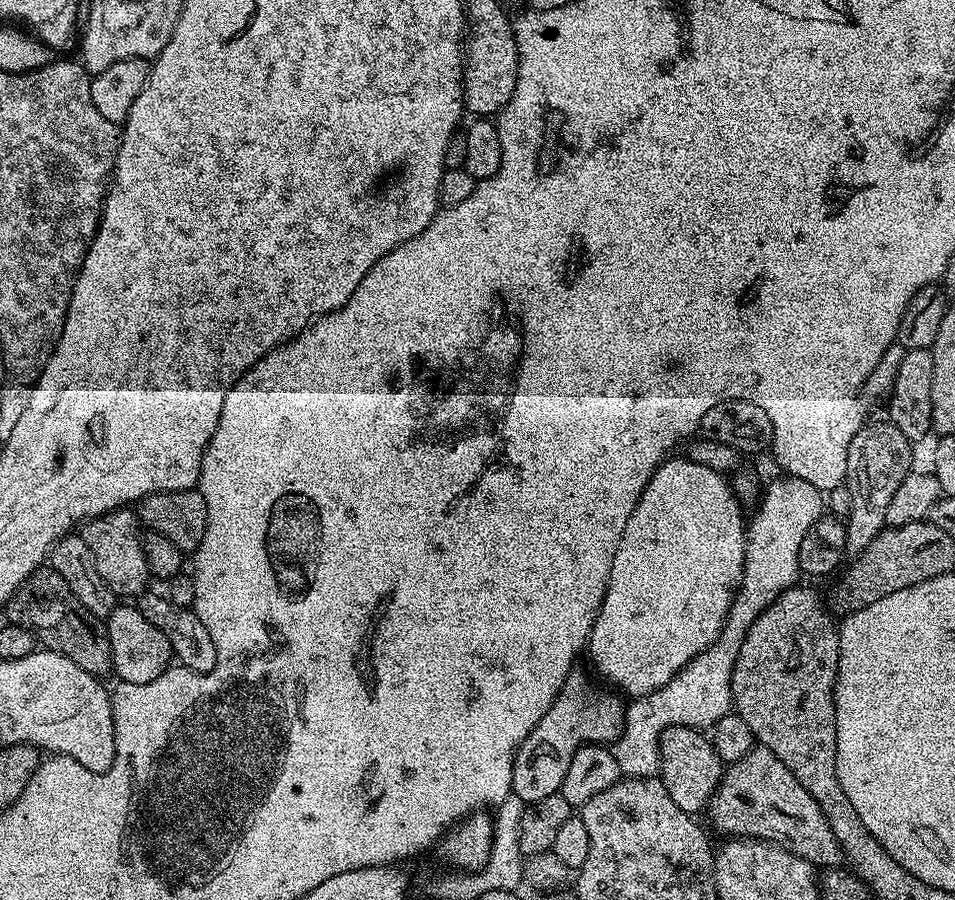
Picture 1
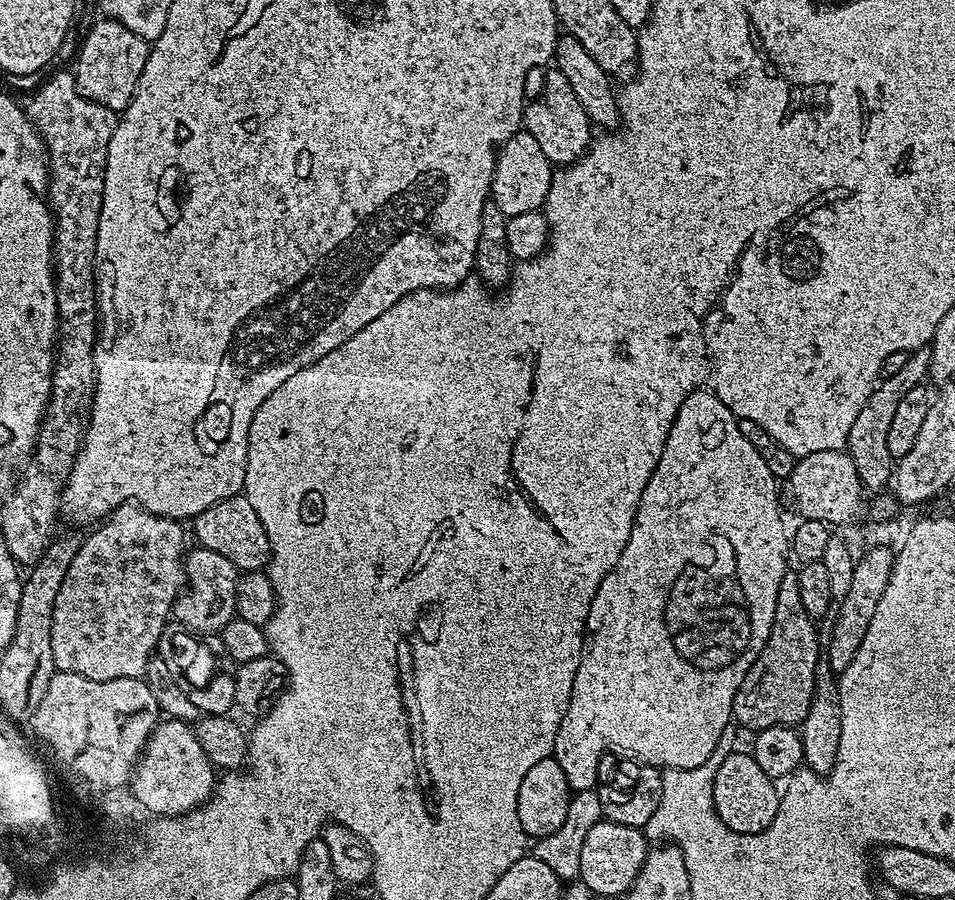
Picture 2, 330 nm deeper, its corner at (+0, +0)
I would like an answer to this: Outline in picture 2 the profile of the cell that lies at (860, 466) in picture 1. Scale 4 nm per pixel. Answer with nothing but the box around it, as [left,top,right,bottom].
[734,570,822,730]

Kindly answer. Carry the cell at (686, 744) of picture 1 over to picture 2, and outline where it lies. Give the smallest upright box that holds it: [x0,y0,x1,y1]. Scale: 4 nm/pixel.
[711,751,781,834]

